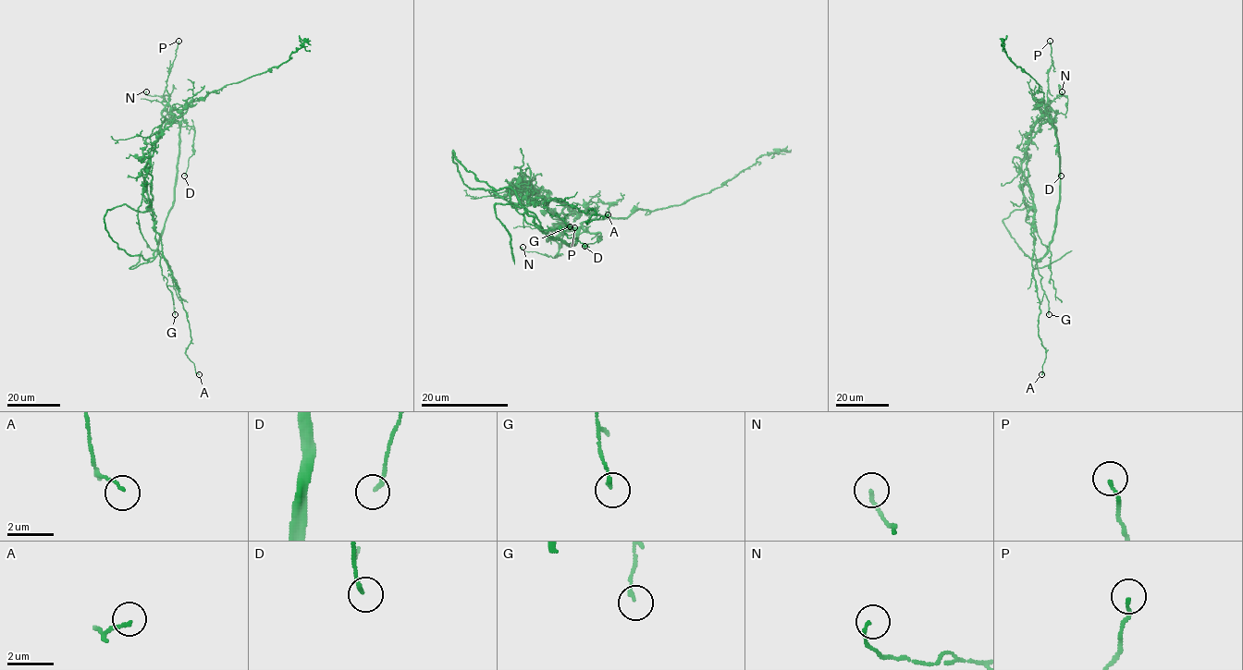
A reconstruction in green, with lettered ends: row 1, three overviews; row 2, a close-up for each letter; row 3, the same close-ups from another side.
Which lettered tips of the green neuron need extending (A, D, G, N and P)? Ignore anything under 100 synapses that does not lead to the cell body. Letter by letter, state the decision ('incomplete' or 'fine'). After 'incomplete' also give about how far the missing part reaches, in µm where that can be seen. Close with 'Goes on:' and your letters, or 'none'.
A: fine
D: fine
G: fine
N: fine
P: fine
Goes on: none

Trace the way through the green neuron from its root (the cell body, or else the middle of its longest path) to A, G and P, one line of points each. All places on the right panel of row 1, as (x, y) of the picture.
A: (1027, 163), (1027, 183), (1035, 210), (1031, 262), (1039, 301), (1038, 335), (1045, 349), (1041, 374)
G: (1027, 163), (1027, 183), (1035, 210), (1031, 228), (1034, 254), (1042, 277), (1041, 287), (1049, 301), (1049, 314)
P: (1027, 163), (1027, 135), (1046, 110), (1048, 70), (1052, 65), (1050, 41)

